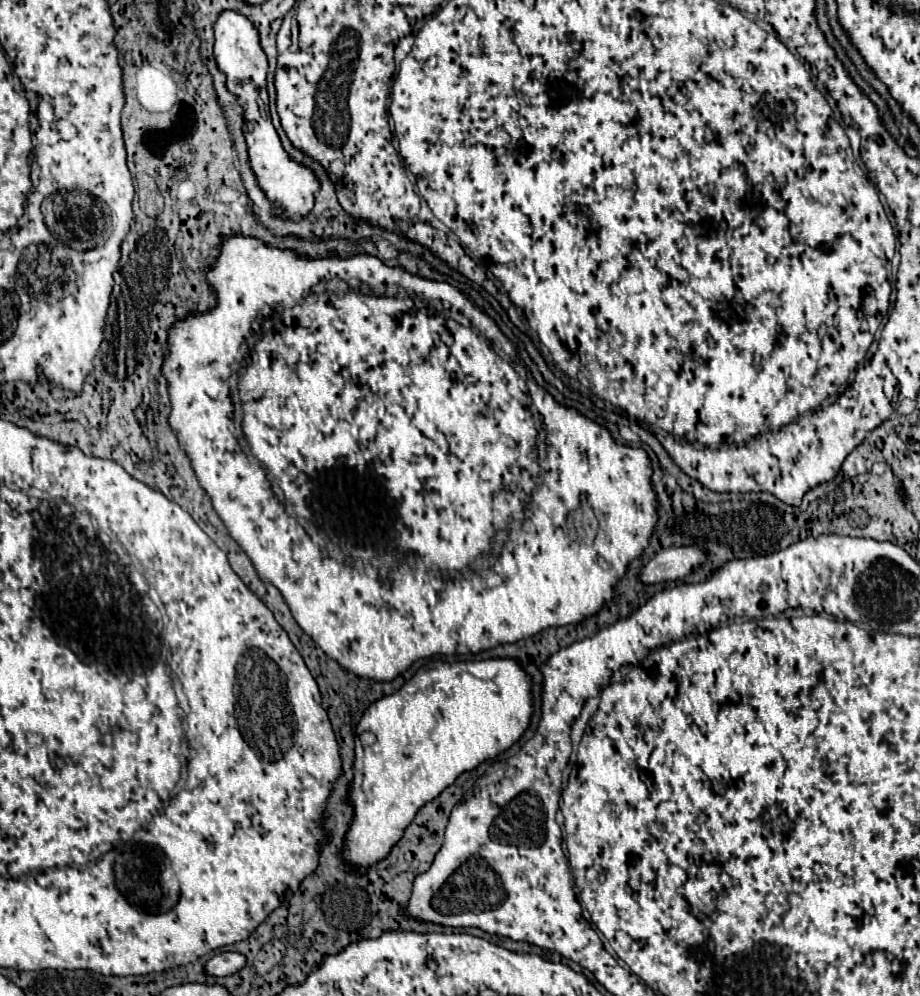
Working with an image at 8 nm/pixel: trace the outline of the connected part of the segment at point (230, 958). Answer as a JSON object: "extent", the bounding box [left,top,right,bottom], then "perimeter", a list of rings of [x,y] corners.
{"extent":[204,953,244,977],"perimeter":[[[218,953],[212,959],[206,961],[204,965],[204,975],[210,977],[228,977],[234,975],[236,971],[240,971],[244,967],[244,955],[240,953]]]}

